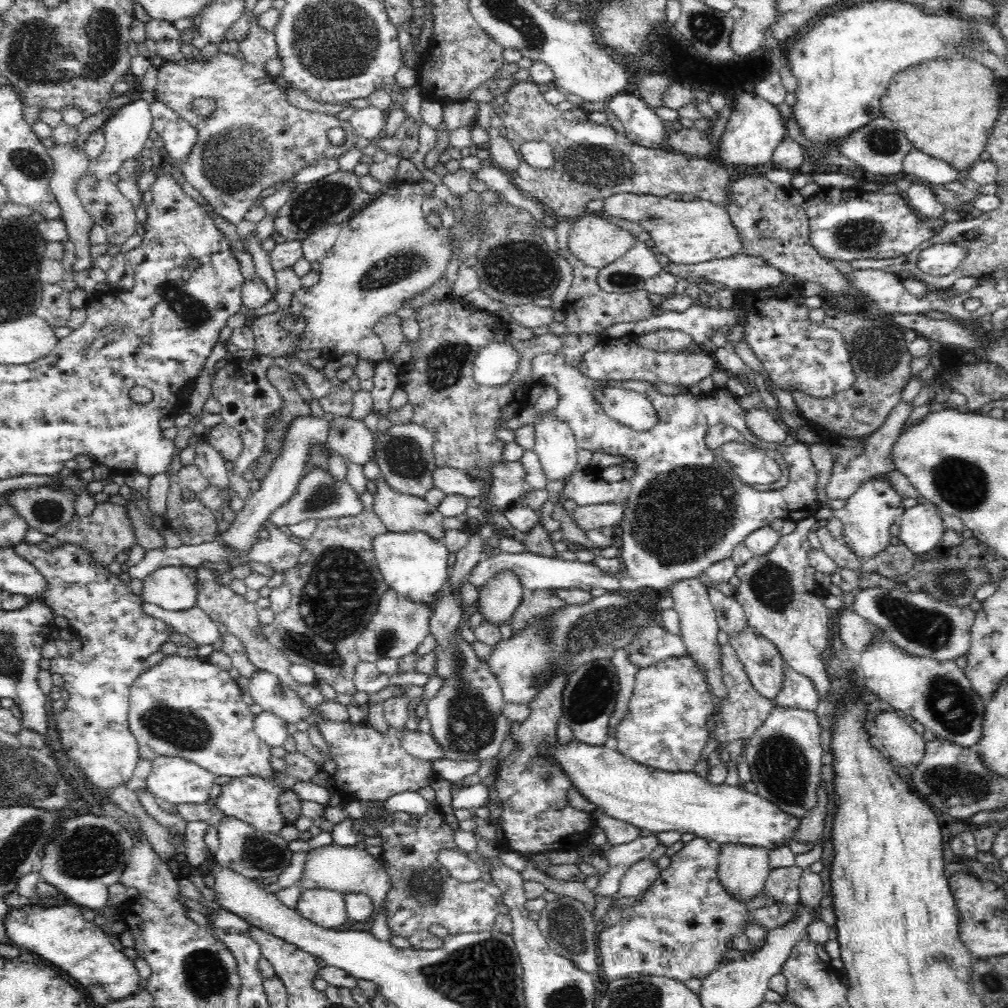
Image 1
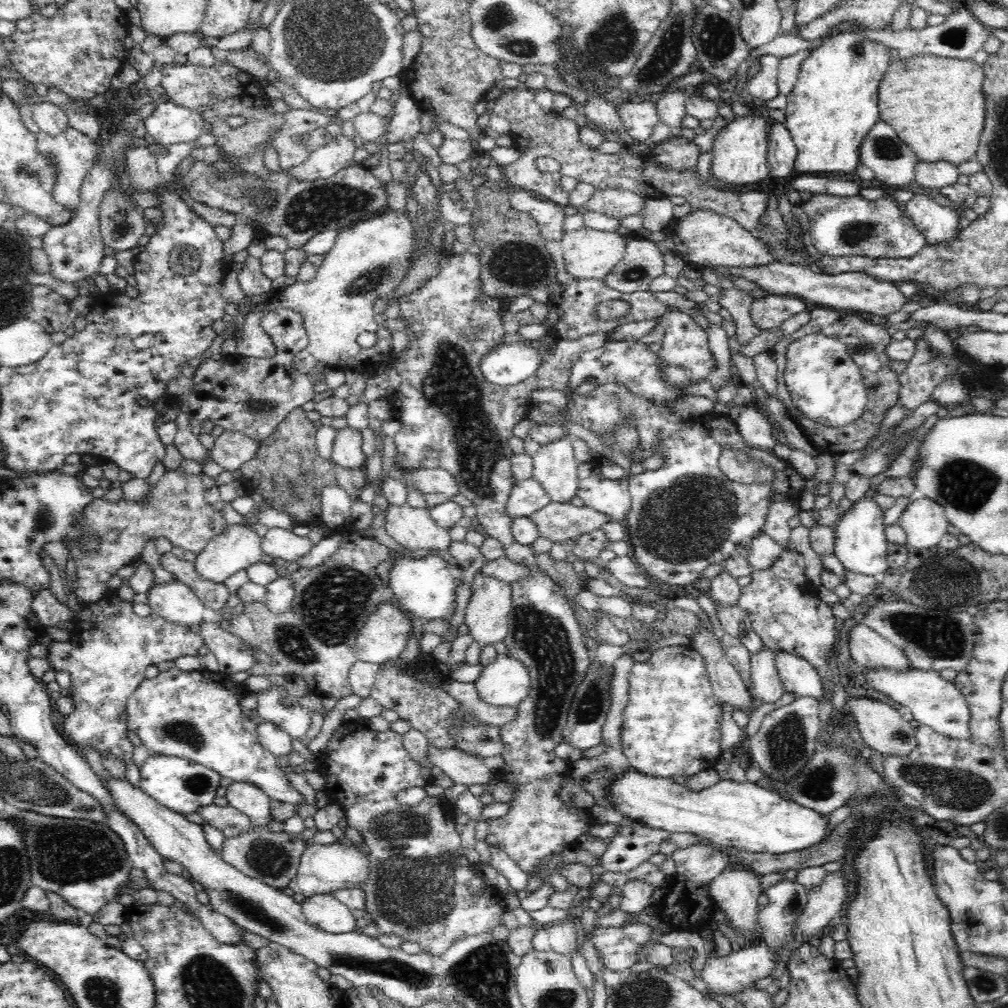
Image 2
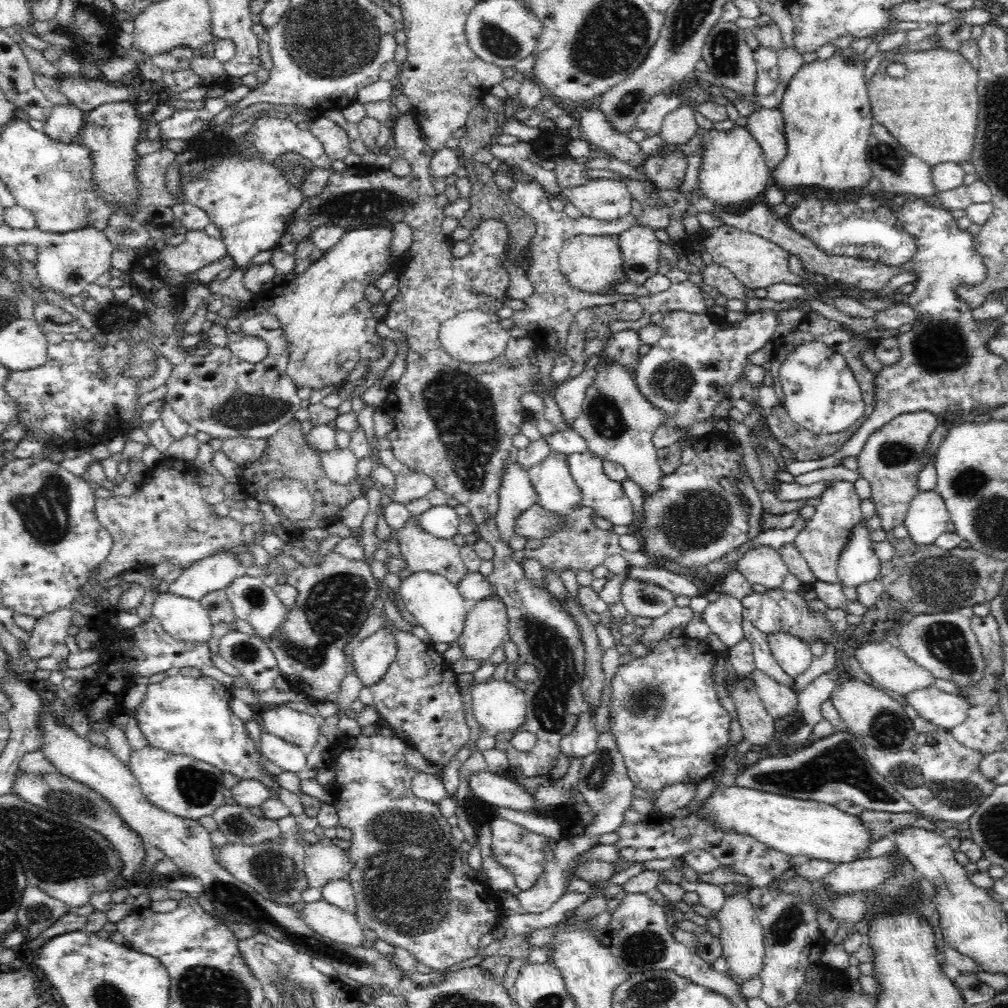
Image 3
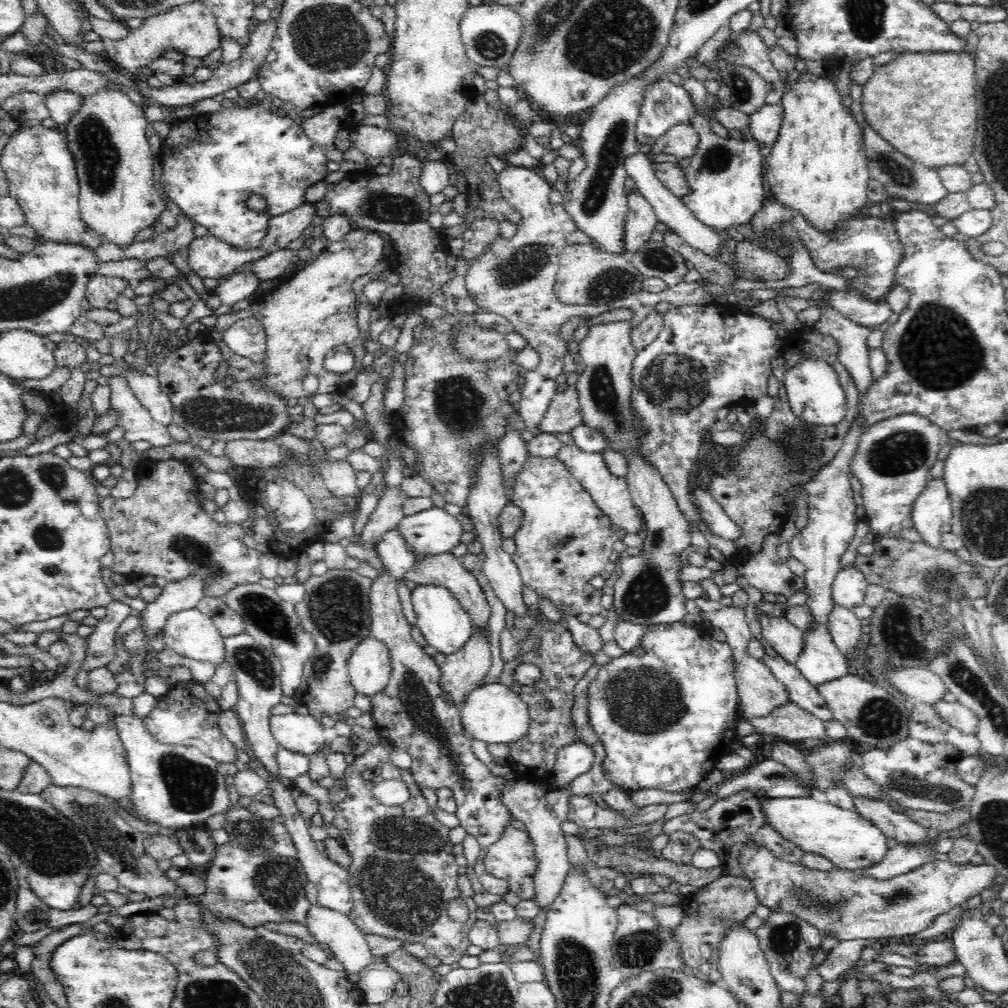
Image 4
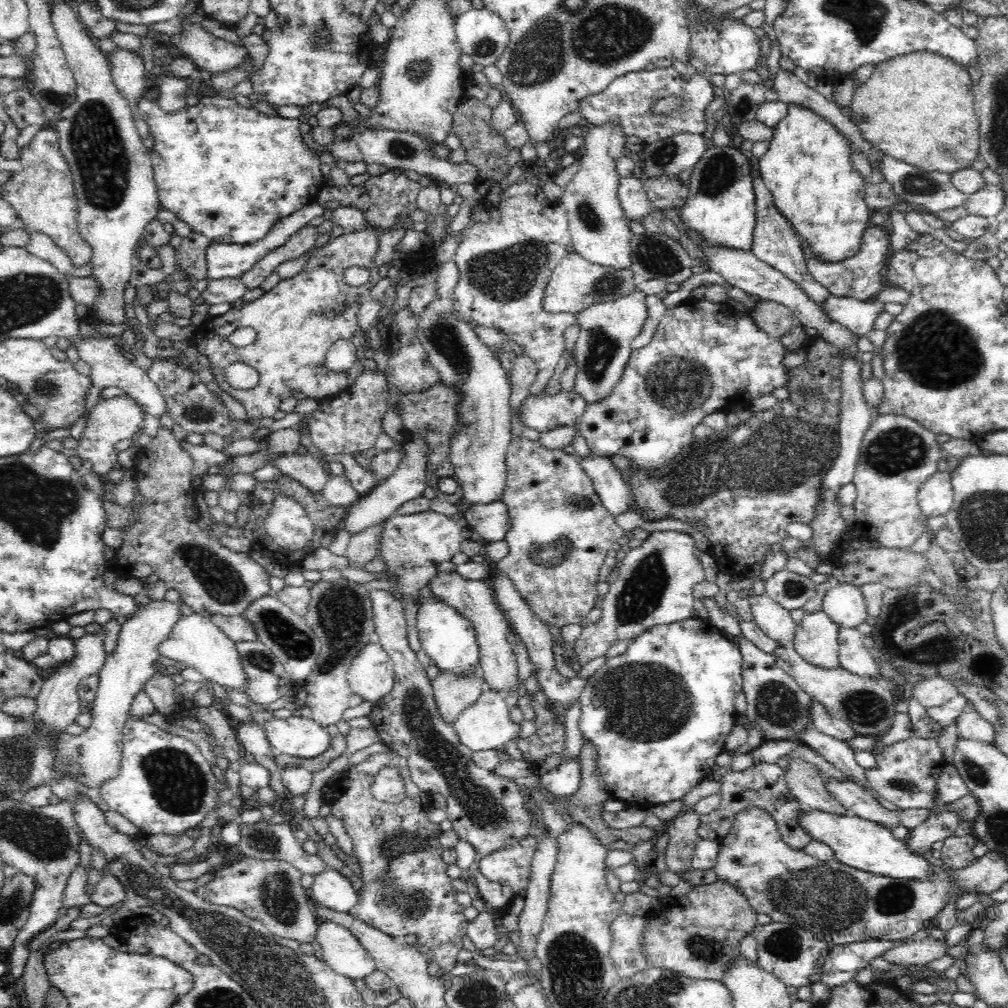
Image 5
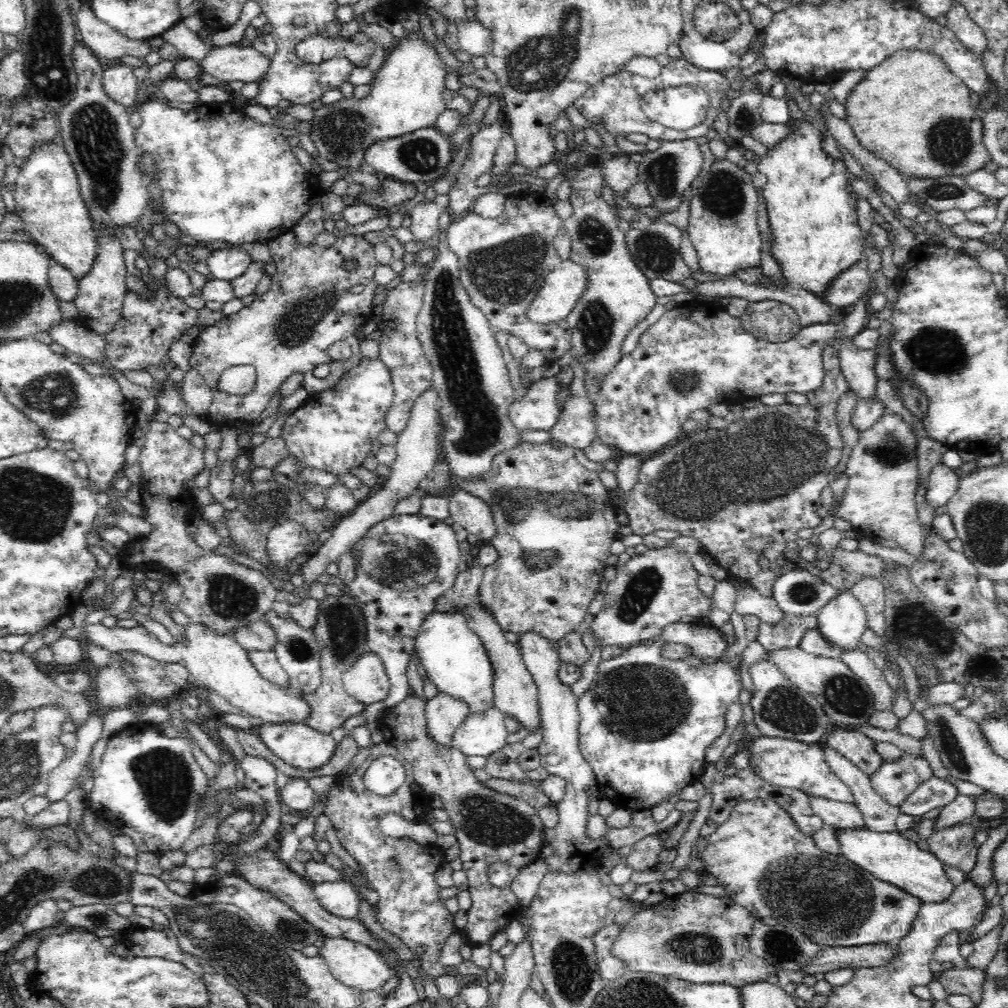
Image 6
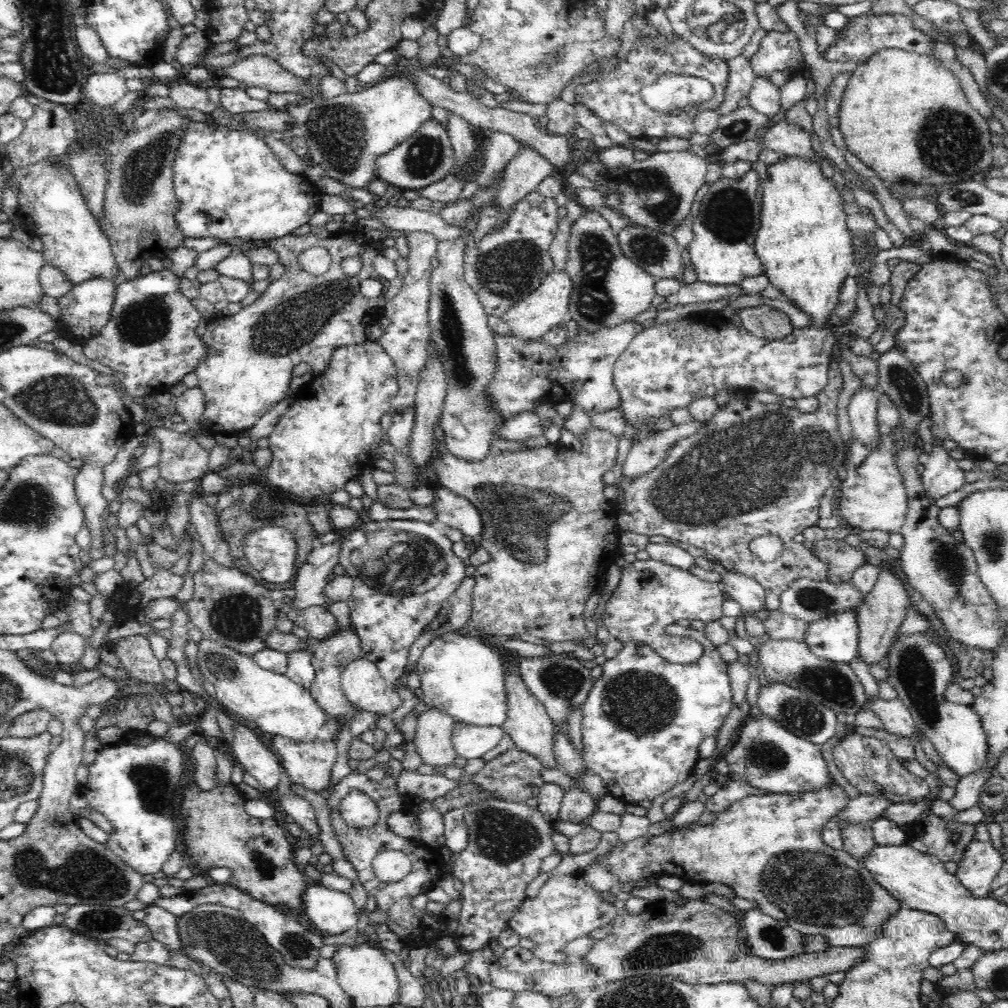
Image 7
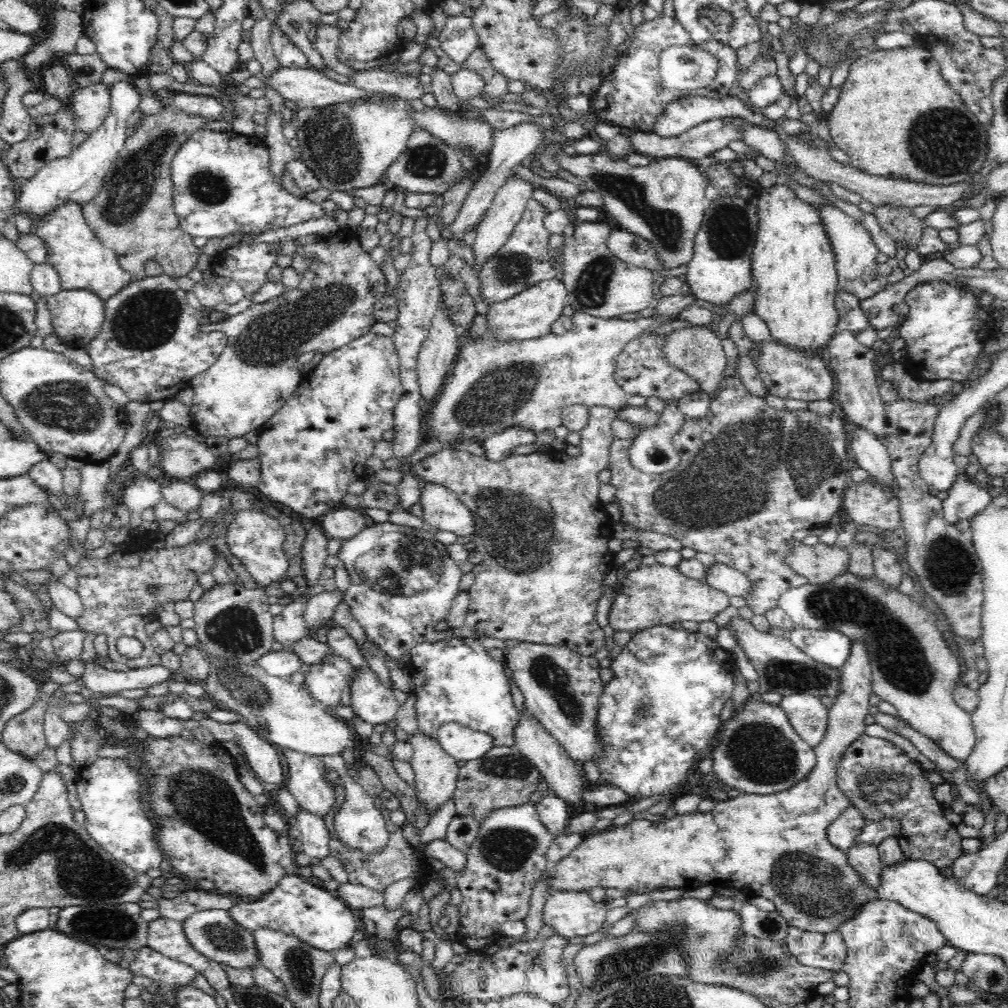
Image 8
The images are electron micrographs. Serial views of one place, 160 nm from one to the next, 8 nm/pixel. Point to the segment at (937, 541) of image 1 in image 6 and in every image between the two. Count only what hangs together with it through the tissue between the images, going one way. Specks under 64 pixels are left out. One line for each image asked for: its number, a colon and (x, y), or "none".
2: (924, 520)
3: (926, 518)
4: (931, 511)
5: (935, 498)
6: (942, 482)

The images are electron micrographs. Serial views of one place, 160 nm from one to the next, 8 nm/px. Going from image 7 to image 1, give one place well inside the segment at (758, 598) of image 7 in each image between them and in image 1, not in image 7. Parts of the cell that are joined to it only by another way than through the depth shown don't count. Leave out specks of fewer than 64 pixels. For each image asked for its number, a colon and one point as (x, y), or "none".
1: (798, 691)
2: (800, 678)
3: (793, 655)
4: (788, 641)
5: (773, 619)
6: (749, 601)

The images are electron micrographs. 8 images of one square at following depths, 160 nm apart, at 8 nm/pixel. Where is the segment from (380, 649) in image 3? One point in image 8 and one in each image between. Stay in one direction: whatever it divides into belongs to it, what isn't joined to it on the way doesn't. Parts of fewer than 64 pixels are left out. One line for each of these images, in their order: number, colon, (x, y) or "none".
4: (369, 666)
5: (371, 675)
6: (367, 681)
7: (362, 683)
8: (372, 701)

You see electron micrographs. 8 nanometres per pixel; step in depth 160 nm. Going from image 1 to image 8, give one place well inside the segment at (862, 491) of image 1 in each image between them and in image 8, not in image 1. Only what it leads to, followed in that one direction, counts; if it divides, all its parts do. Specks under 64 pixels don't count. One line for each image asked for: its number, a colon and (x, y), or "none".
2: (861, 546)
3: (858, 563)
4: (849, 588)
5: (845, 606)
6: (842, 622)
7: (835, 639)
8: (832, 648)

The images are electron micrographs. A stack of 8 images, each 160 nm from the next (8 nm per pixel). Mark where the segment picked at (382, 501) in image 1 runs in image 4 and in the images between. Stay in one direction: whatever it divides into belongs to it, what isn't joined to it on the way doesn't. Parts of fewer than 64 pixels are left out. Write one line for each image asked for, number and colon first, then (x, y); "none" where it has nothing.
2: (414, 528)
3: (423, 552)
4: (445, 571)

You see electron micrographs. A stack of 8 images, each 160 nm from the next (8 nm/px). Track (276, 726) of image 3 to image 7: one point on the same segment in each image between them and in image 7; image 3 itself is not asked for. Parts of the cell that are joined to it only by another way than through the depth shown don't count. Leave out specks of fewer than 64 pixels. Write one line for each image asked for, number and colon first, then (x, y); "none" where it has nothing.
4: (303, 734)
5: (296, 736)
6: (301, 747)
7: (309, 764)

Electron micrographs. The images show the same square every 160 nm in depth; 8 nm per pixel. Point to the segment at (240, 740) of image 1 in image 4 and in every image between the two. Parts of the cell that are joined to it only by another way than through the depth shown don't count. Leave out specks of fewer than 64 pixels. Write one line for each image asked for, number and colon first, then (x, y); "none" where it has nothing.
2: (197, 716)
3: (181, 714)
4: (186, 714)

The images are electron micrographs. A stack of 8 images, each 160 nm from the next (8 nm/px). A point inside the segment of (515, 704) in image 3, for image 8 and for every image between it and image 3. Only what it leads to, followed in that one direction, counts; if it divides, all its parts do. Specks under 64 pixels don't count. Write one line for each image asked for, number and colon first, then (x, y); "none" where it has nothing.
4: (492, 713)
5: (486, 725)
6: (480, 734)
7: (469, 741)
8: (462, 743)

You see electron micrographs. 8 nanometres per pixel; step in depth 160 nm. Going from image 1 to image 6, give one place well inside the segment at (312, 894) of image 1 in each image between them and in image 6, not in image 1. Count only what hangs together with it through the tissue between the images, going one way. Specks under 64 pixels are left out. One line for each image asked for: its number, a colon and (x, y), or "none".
2: (324, 910)
3: (325, 919)
4: (336, 932)
5: (341, 950)
6: (356, 965)

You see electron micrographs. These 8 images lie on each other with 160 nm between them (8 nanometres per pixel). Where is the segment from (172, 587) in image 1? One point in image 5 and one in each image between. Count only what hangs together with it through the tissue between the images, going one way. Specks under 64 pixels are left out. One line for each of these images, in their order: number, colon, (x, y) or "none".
2: (175, 602)
3: (182, 619)
4: (191, 634)
5: (196, 642)

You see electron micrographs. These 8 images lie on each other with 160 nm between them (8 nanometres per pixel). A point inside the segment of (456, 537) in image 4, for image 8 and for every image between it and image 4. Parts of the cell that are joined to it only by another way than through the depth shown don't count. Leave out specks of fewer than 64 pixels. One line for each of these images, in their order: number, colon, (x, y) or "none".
5: (412, 545)
6: (405, 562)
7: (407, 570)
8: (403, 582)

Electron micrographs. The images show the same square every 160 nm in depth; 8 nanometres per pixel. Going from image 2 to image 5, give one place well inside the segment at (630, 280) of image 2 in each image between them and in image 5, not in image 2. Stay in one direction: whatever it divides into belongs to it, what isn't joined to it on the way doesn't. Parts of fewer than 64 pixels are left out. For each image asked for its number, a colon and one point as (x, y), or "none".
3: (640, 249)
4: (640, 221)
5: (633, 198)

